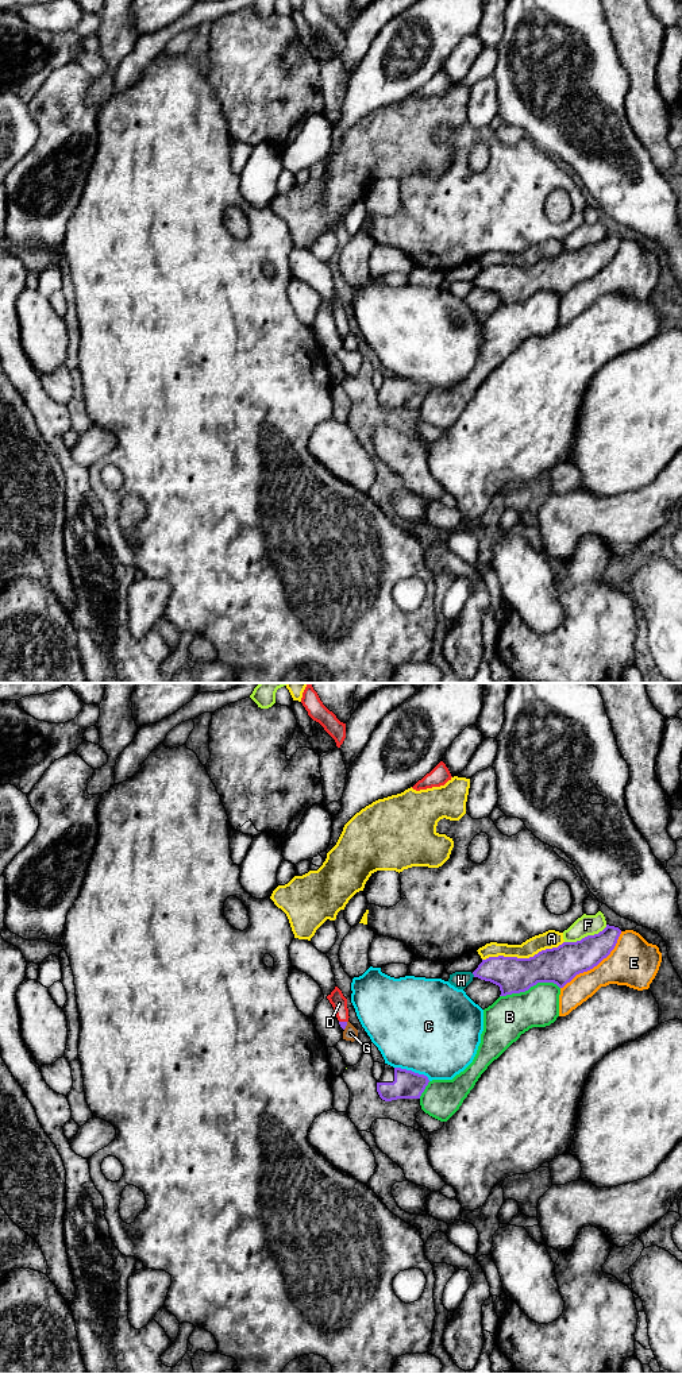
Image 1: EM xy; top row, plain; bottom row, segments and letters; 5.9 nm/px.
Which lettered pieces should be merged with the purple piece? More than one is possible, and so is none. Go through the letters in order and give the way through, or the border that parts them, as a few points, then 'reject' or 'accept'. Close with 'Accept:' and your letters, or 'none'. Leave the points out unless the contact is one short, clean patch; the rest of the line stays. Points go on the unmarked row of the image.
A: reject
B: reject
C: reject
D: runs through xy (343, 334), (343, 331), (339, 312); accept
E: reject
F: reject
G: reject
H: reject
Accept: D

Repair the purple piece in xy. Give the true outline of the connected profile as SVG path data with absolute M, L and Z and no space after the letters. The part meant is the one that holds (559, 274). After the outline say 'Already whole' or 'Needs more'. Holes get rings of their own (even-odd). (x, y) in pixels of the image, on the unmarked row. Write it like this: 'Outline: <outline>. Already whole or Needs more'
Outline: M606 236L577 251L563 251L529 267L489 266L473 281L474 286L500 296L501 304L528 300L537 292L554 292L563 297L577 283L597 275L614 258L621 239Z. Already whole

